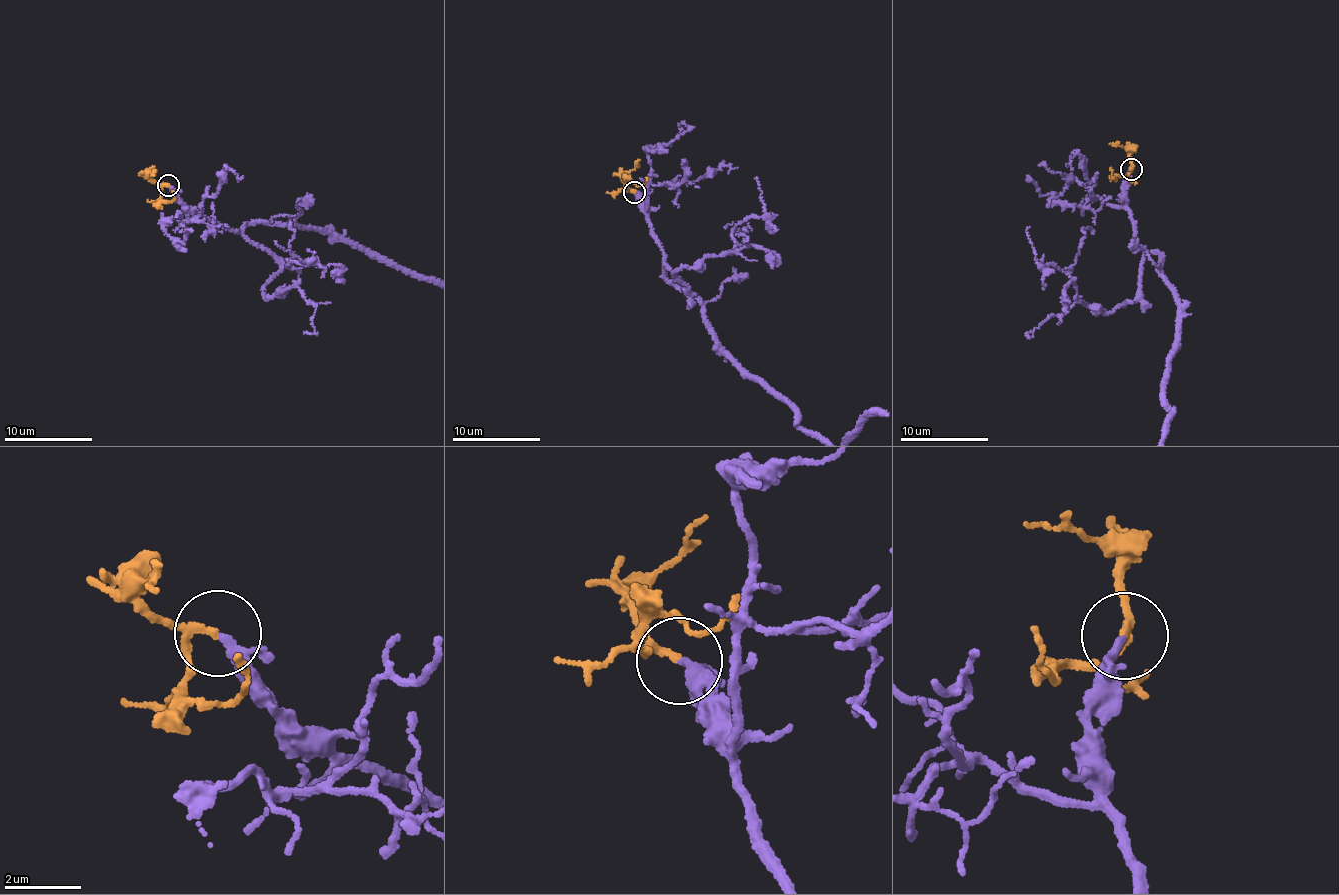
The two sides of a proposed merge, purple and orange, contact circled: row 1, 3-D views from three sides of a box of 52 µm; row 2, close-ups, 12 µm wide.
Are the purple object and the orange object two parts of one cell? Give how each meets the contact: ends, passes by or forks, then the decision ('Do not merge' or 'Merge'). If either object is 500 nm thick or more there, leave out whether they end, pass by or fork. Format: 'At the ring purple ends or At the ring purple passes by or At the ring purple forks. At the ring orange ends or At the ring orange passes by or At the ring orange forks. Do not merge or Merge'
At the ring purple passes by. At the ring orange passes by. Merge

